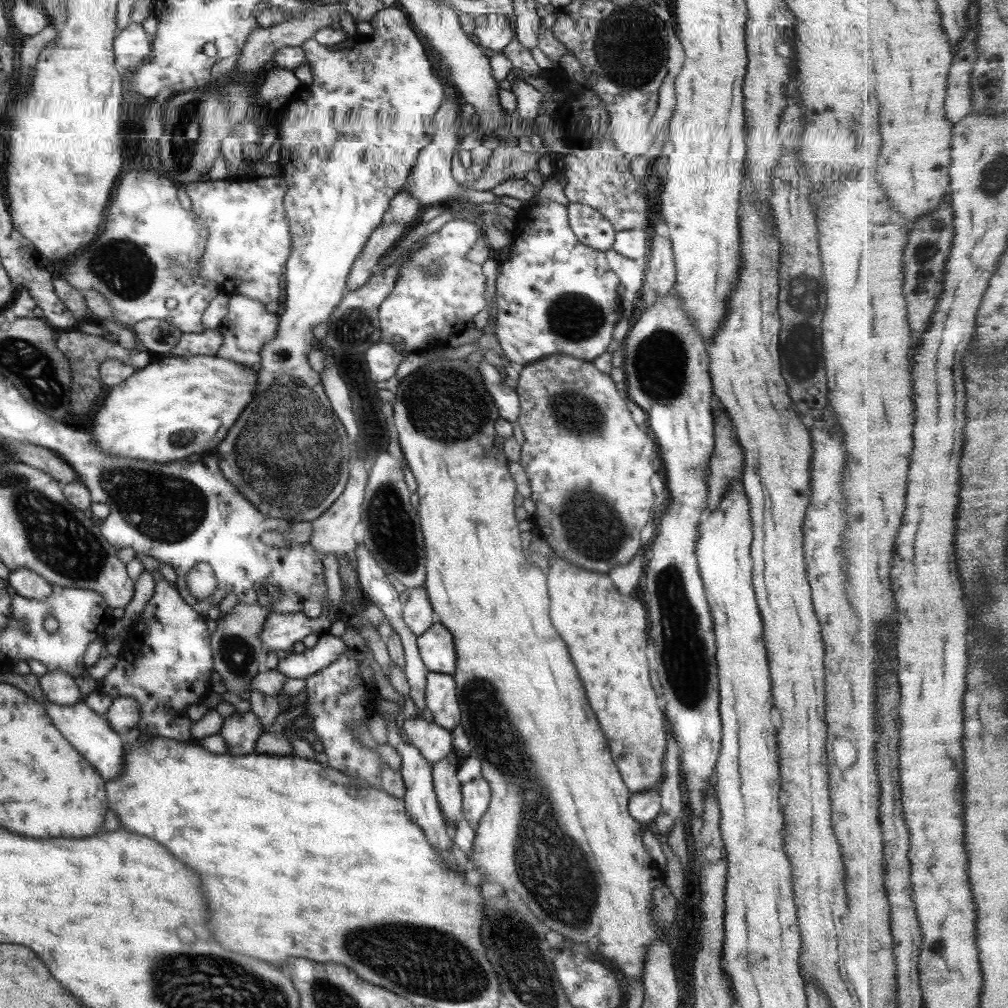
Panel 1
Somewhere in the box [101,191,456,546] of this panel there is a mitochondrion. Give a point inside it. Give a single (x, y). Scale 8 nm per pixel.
(266, 450)

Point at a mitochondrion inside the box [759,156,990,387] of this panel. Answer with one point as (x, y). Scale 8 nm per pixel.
(925, 251)

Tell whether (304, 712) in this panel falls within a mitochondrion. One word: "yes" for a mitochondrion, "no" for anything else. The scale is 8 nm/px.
no

